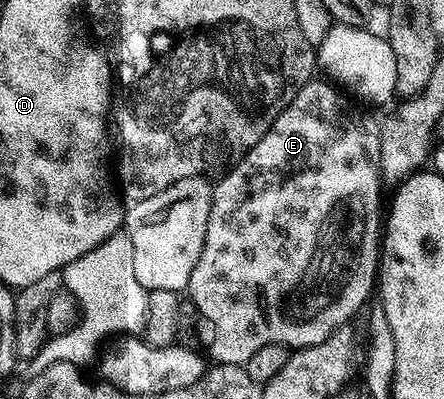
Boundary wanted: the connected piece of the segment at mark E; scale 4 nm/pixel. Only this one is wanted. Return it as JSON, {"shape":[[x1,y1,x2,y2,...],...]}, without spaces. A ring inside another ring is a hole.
{"shape":[[323,78,312,79,311,83,296,94,293,102,289,102,284,108,282,114,271,123,269,130,261,138,261,142,257,142,257,146,253,146,241,159,236,160,233,167,226,174,218,177,217,183,211,190,211,209,209,210,209,226,205,230,205,246,201,250,201,258,197,258,197,266,193,266,193,274,189,278,187,287,185,289,186,295,195,303,195,311,205,323,211,327,211,332,203,332,201,336,201,344,205,349,207,347,206,355,212,356,212,361,215,364,237,364,245,366,249,362,249,358,253,358,253,354,257,354,257,350,261,350,261,346,269,346,270,344,283,344,288,350,297,348,308,348,317,342,325,342,325,338,329,338,333,334,333,330,340,328,342,324,354,321,354,316,358,314,359,307,366,305,372,299,373,293,377,288,377,273,379,270,379,257,381,255,381,212,379,216,379,188,381,189,381,177,379,174,379,147,381,146,381,138,379,137,379,129,381,127,380,121,374,120,371,116,366,116,362,112,362,107,356,106,334,83,328,82]]}

